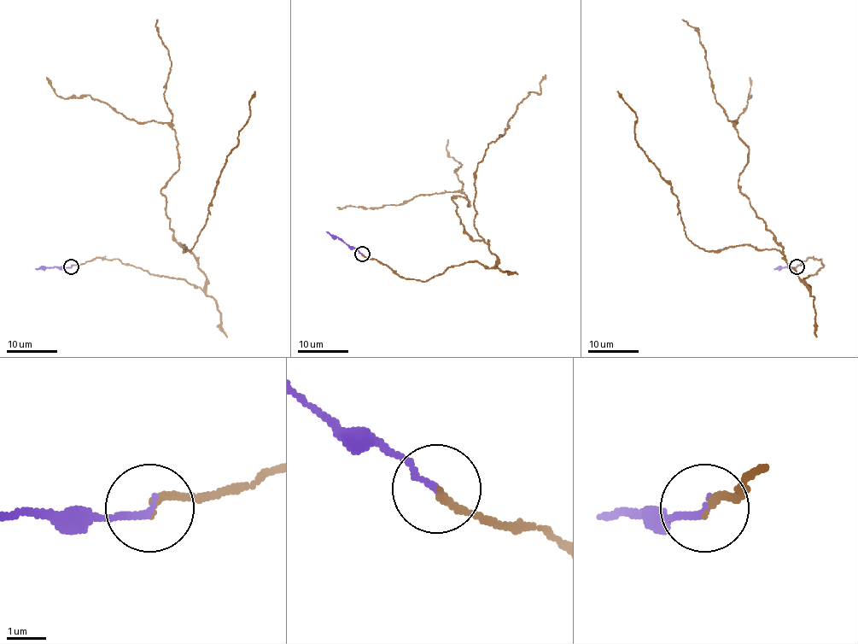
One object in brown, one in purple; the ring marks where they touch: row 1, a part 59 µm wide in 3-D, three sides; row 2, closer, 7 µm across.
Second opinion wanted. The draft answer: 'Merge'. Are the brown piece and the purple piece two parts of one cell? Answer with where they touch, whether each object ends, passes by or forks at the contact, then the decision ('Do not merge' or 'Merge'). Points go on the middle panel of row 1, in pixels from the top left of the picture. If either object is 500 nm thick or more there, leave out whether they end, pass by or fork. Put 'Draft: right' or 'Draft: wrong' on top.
Draft: right
Place: (362, 254). At the ring brown ends. At the ring purple ends. Merge

